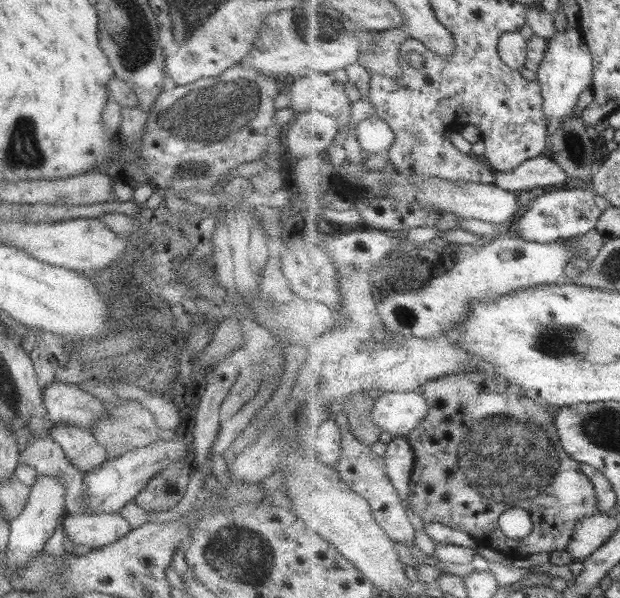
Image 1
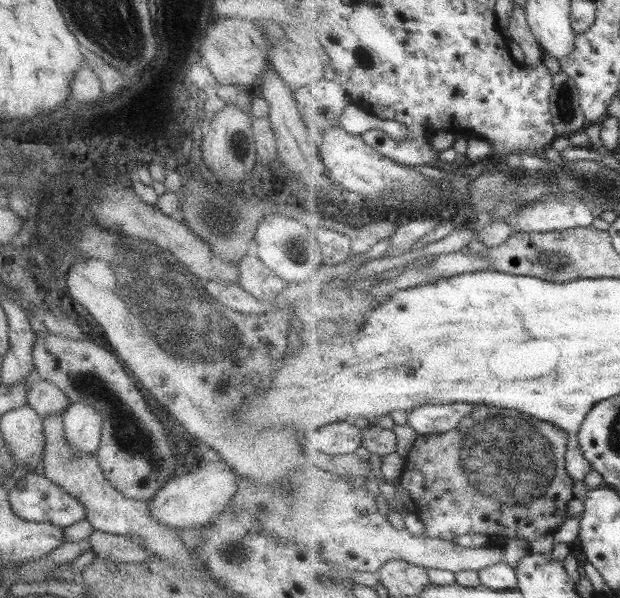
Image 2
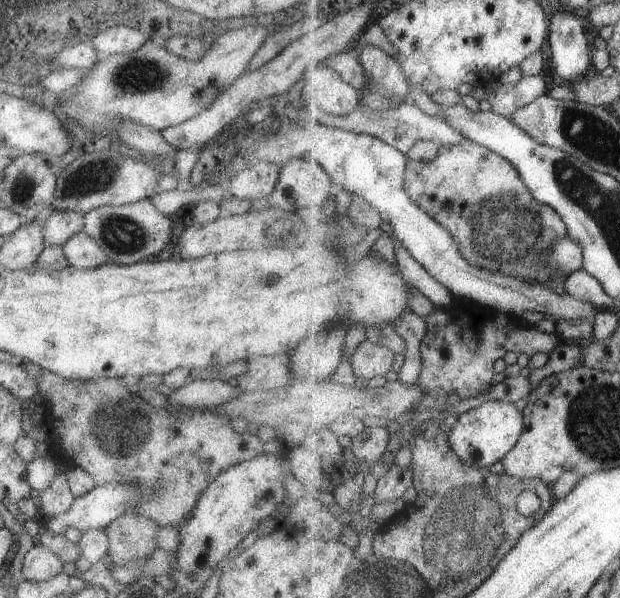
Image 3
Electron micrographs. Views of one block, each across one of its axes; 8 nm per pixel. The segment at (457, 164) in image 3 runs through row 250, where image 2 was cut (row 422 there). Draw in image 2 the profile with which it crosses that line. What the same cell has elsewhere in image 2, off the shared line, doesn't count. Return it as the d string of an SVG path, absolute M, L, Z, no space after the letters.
M492 405L477 406L475 413L465 417L458 428L443 434L433 434L429 436L420 435L408 454L405 472L400 481L400 485L413 494L413 502L416 506L417 516L424 522L424 532L428 538L453 541L469 534L481 534L489 536L502 536L507 540L524 539L528 543L538 540L543 534L555 533L560 524L563 524L571 516L567 510L567 502L573 496L573 486L575 482L571 479L566 468L566 448L569 448L569 434L550 424L531 417L515 409L505 409Z

